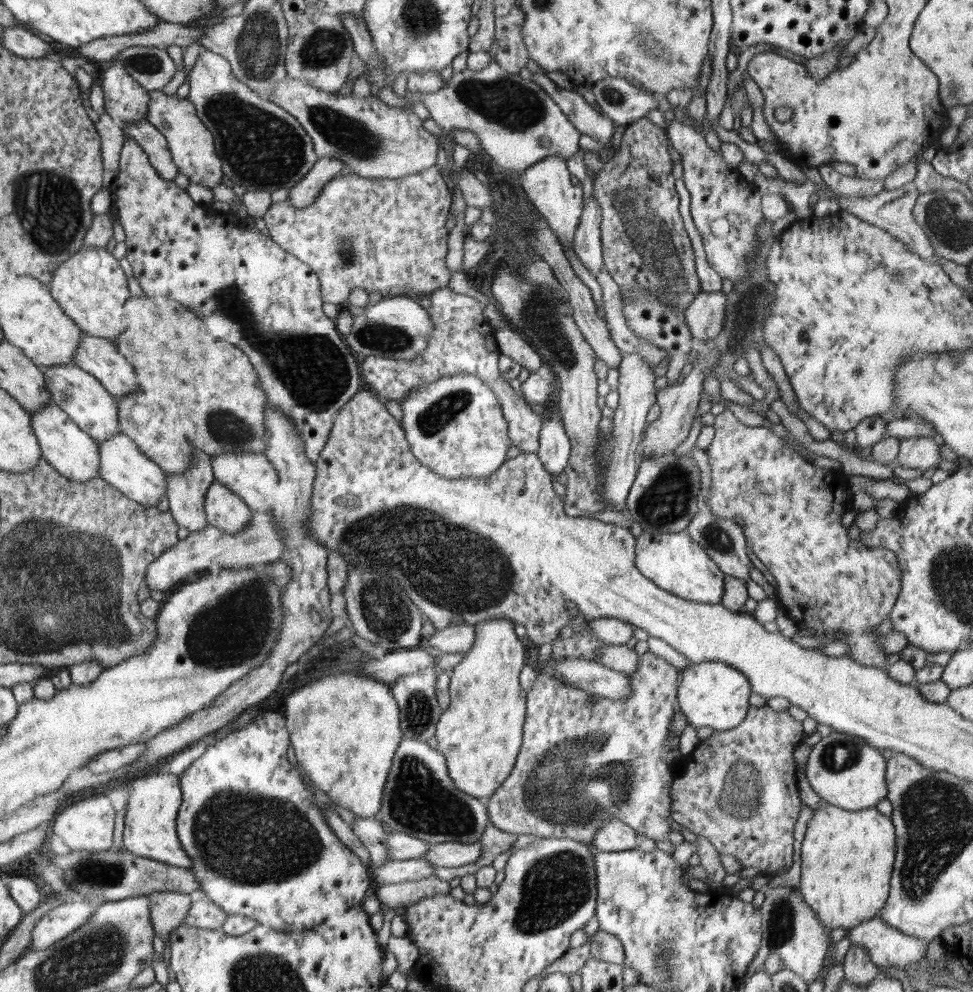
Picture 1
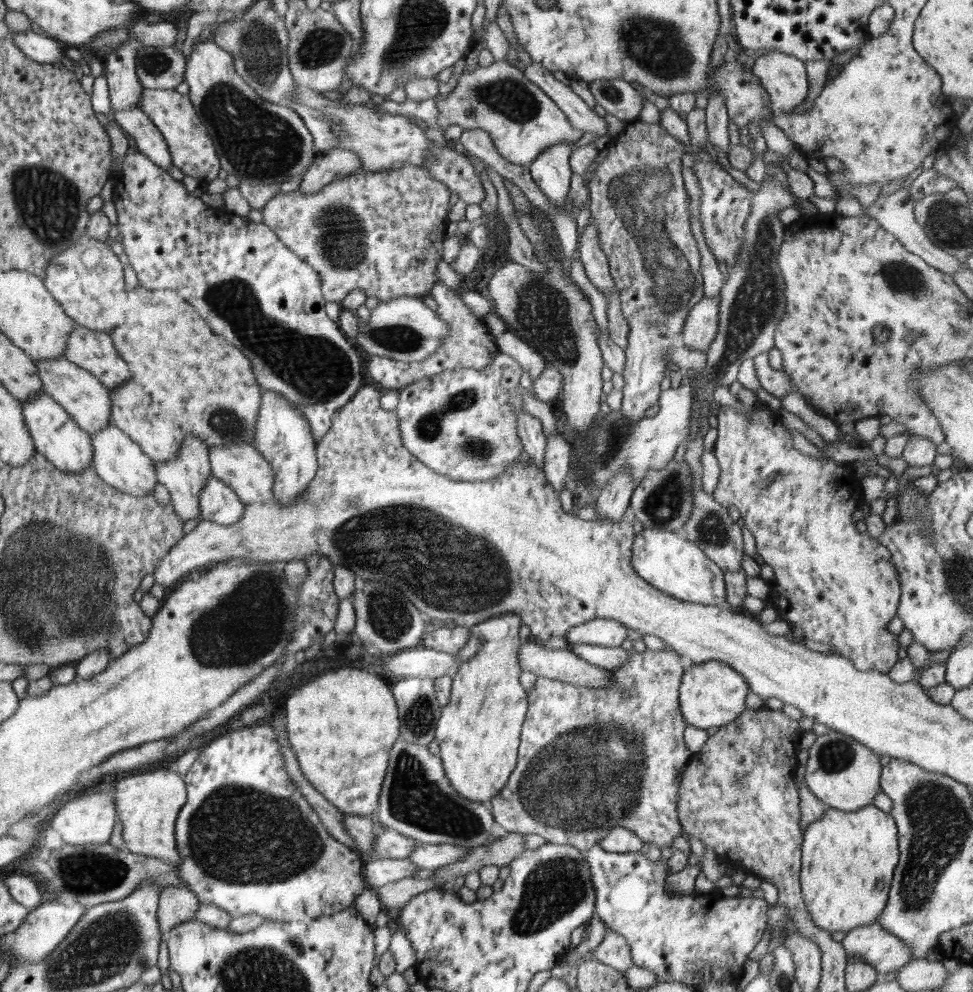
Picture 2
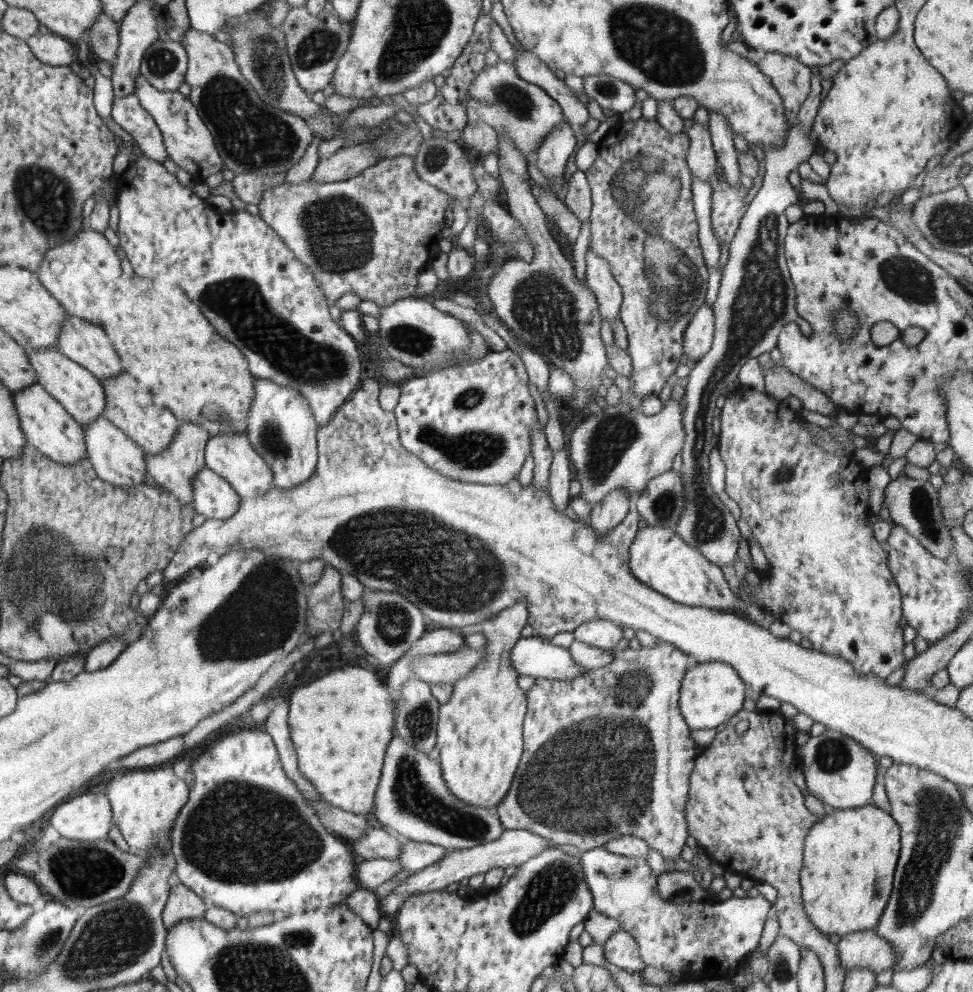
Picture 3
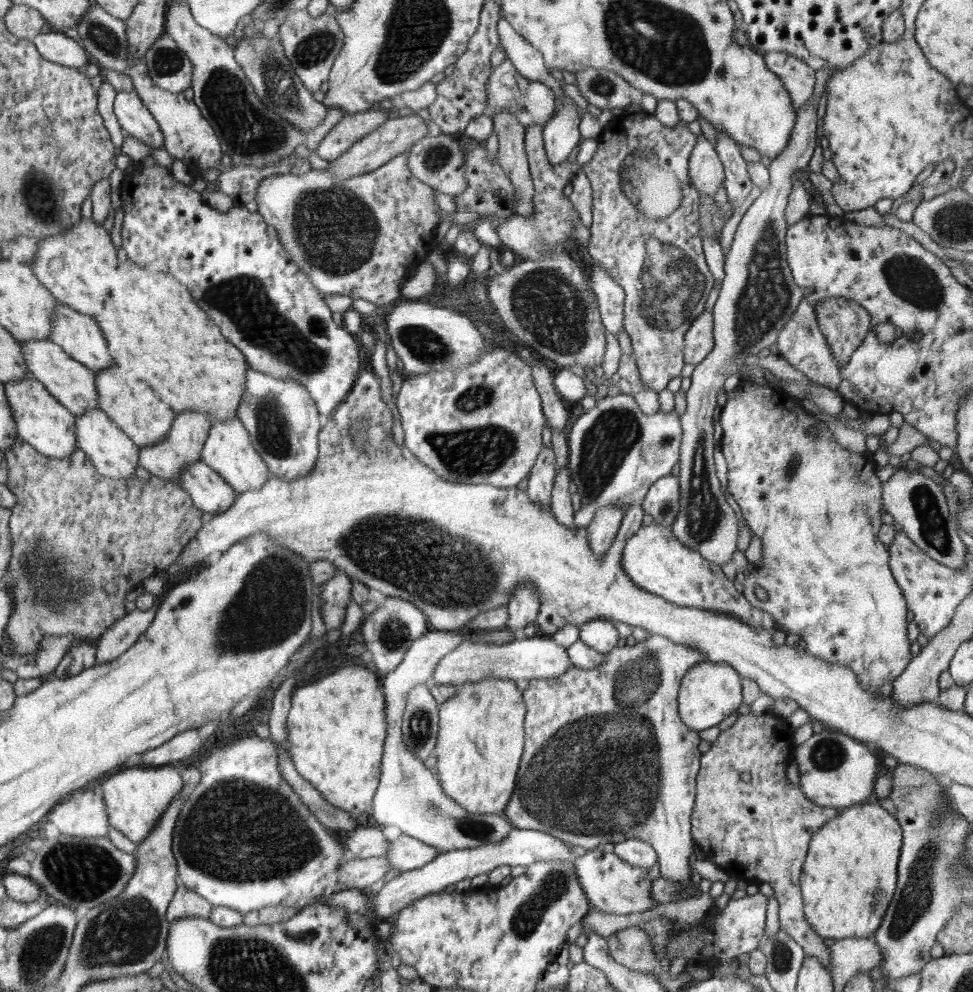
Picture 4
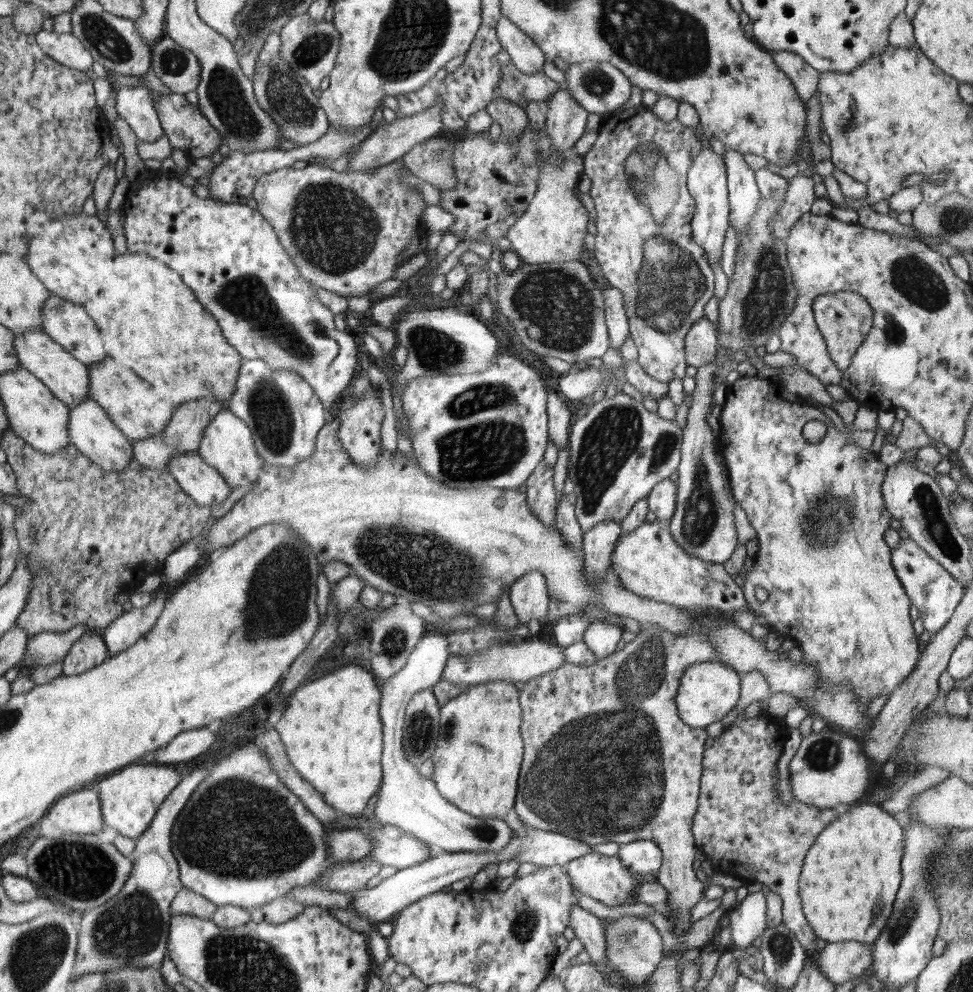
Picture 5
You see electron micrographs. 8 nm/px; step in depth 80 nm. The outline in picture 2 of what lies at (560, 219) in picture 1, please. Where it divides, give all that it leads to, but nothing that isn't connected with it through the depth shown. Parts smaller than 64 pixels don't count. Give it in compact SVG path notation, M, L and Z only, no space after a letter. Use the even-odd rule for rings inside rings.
M568 141L549 146L528 166L530 176L540 190L543 190L561 213L567 215L574 215L567 200L573 174L570 155L574 148L574 143Z

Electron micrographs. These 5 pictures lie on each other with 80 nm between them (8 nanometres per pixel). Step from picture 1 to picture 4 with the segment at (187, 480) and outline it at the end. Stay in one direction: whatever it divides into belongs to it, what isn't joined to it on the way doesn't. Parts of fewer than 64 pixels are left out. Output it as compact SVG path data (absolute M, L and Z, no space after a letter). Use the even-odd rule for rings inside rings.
M181 412L174 420L166 438L160 443L153 444L152 447L141 448L140 464L152 475L180 483L181 472L189 467L189 464L194 464L201 458L211 428L212 420L209 418L209 413Z

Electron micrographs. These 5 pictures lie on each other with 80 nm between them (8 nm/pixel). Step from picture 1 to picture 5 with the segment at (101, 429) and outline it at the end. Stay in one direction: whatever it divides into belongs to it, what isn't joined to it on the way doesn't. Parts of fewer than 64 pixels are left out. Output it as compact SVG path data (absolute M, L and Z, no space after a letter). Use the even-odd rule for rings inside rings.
M30 329L25 333L15 334L13 347L16 349L17 360L21 366L28 369L46 384L66 405L76 406L90 399L89 396L89 367L82 364L77 357L64 346L54 341L43 329Z

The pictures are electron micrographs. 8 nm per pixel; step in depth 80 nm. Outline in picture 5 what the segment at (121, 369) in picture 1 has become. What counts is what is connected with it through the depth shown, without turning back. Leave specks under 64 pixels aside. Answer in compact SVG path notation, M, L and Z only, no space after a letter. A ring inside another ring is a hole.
M50 293L49 298L46 299L46 306L42 308L41 313L43 322L41 328L43 331L70 353L73 353L79 361L82 361L82 364L89 366L104 359L106 350L104 350L104 342L100 340L100 330L90 320L90 315L84 307L72 304L72 302L64 300L56 293Z

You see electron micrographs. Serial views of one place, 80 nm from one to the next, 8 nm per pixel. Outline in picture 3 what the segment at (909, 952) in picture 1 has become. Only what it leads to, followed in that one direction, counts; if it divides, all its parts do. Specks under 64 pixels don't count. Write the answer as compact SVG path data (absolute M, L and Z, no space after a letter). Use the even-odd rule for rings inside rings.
M874 928L841 937L837 949L839 964L846 973L855 968L867 968L878 974L892 970L895 963L893 946Z

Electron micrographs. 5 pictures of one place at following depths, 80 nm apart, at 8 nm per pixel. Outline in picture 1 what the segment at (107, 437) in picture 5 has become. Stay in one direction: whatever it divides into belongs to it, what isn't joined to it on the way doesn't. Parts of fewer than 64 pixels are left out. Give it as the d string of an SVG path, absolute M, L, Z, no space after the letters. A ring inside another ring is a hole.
M116 433L111 439L106 439L100 444L99 476L119 492L125 494L132 502L157 508L160 498L167 492L166 472L155 461L150 460L138 448L138 445L125 433Z

